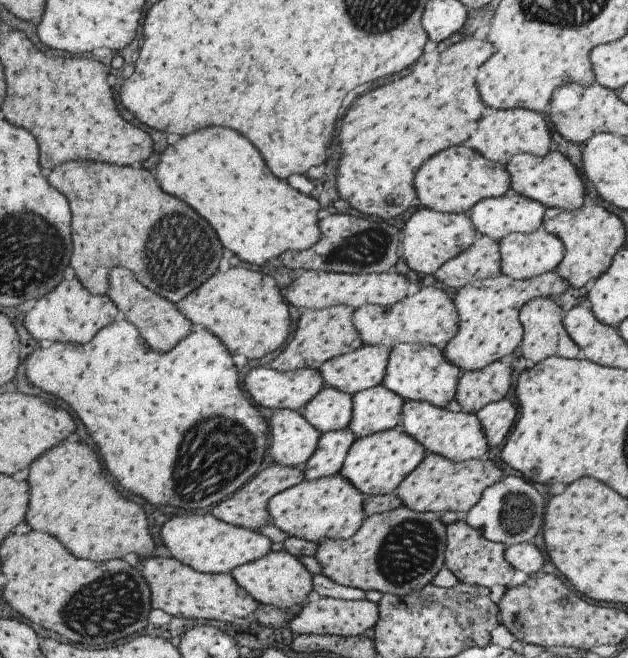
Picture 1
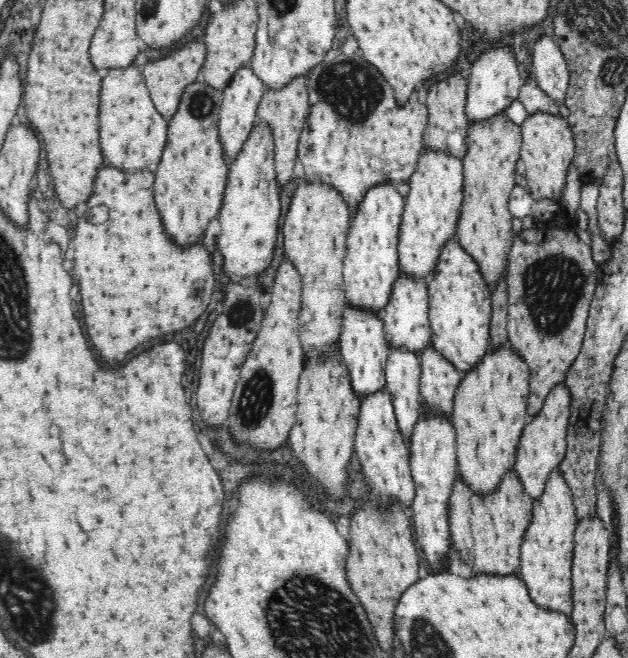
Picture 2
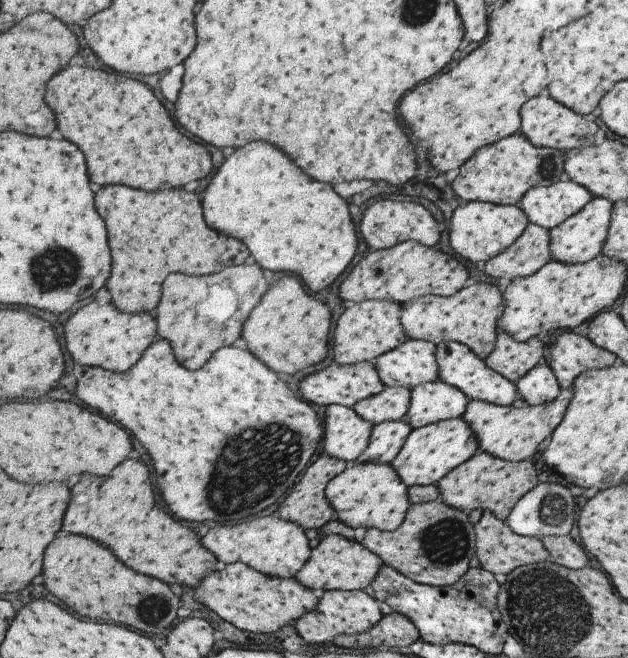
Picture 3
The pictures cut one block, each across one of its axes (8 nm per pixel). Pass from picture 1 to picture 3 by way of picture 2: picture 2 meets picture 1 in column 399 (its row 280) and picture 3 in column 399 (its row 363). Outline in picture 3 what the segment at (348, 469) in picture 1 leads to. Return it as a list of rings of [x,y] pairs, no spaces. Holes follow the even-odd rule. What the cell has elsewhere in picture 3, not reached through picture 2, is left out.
[[[463,417],[454,418],[413,429],[403,450],[392,462],[392,468],[399,472],[401,480],[409,487],[437,485],[449,472],[471,460],[480,451],[479,438],[471,424]]]

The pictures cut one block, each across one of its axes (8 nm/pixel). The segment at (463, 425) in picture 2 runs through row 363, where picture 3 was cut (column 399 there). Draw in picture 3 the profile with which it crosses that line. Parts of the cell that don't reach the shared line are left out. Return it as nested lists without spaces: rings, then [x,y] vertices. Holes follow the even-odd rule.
[[[361,462],[350,464],[343,474],[339,474],[327,486],[327,498],[331,506],[337,510],[337,518],[353,528],[378,528],[384,531],[394,531],[401,528],[407,513],[411,508],[410,487],[401,480],[399,472],[395,472],[392,464],[376,464],[375,462]]]

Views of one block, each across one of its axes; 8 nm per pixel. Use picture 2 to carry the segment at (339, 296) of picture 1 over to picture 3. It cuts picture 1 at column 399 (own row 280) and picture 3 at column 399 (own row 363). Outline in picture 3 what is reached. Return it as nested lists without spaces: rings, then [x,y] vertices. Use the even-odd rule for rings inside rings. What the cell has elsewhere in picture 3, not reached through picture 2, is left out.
[[[407,240],[403,244],[397,244],[395,248],[372,252],[361,259],[343,280],[339,296],[346,304],[387,299],[402,305],[429,295],[453,296],[467,287],[467,280],[469,272],[457,258],[436,247]]]

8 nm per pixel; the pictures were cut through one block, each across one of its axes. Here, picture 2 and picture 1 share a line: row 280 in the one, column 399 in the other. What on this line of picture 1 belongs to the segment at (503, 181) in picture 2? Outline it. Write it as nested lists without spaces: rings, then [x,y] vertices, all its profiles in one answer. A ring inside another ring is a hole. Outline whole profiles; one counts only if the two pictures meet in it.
[[[429,453],[426,459],[402,482],[397,490],[401,500],[410,509],[419,512],[434,512],[438,515],[451,510],[467,514],[482,499],[486,488],[503,480],[503,470],[491,460],[471,459],[467,462],[452,461],[440,454]]]

